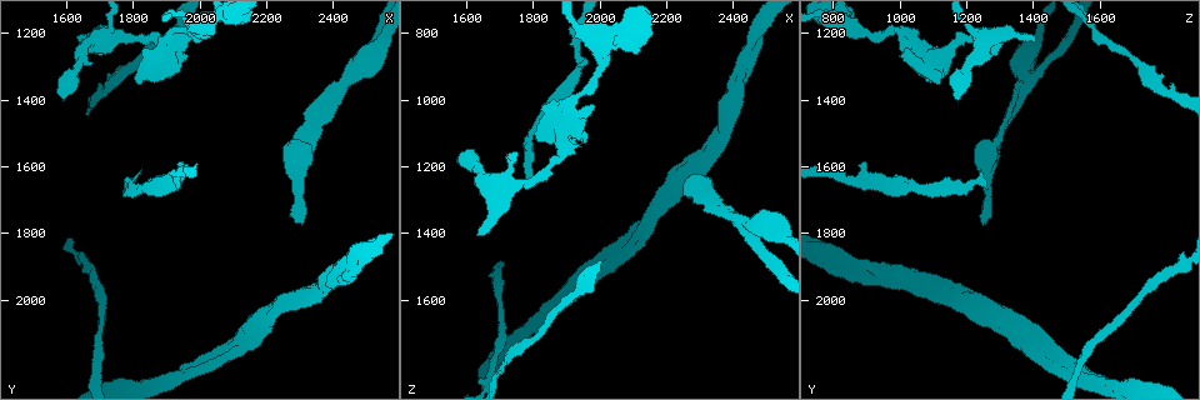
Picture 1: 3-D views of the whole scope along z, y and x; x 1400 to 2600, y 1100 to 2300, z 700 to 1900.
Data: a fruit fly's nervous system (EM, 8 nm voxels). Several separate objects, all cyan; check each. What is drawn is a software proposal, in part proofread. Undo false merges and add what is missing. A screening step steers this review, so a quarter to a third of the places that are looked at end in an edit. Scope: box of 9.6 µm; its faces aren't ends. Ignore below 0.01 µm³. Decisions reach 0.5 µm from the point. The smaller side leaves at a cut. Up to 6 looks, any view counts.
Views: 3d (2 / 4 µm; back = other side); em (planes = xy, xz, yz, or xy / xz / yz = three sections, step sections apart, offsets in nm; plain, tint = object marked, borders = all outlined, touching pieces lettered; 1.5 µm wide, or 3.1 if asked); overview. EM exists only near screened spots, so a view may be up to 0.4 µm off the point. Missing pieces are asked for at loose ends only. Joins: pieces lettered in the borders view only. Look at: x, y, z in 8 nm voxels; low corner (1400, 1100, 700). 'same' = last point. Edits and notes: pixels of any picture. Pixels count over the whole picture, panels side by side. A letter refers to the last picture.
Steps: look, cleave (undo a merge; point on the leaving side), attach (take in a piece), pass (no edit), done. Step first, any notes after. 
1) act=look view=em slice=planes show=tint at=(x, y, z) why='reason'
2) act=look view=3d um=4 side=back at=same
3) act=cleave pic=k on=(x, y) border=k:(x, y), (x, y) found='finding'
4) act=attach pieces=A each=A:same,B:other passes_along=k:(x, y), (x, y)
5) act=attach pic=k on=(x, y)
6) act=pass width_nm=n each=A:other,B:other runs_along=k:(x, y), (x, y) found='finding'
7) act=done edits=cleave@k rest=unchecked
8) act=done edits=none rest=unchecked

act=look view=3d um=2 side=back at=(1630, 1310, 1190) why='narrows sharply'

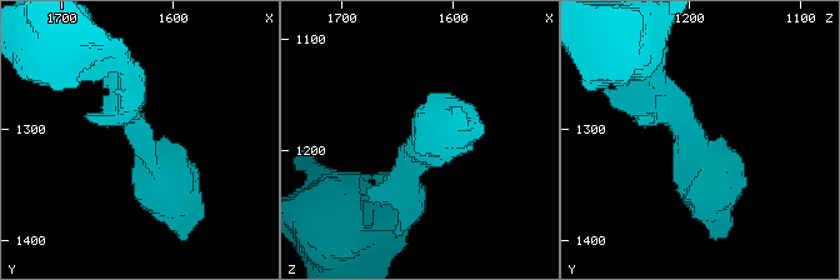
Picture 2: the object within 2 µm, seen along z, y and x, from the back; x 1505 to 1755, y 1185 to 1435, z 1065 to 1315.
act=look view=em slice=planes show=tint at=(1630, 1312, 1196)

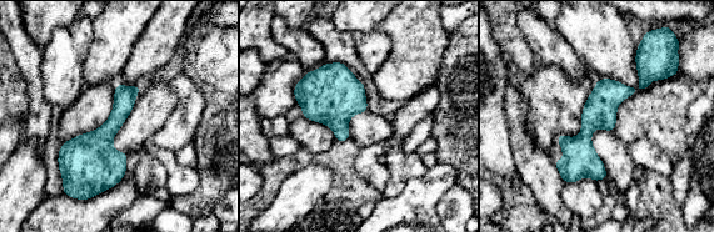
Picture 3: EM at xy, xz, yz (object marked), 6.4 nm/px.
act=look view=em slice=planes show=borders at=same why='what lies round it'

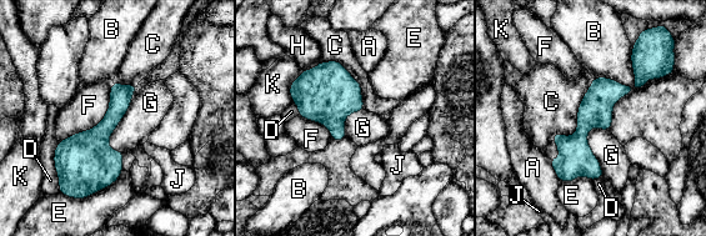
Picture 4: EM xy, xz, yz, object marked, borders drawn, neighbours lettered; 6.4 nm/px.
act=pass each=A:other,B:other,C:other,D:other,E:other,F:other,G:other,H:other,J:other,K:other runs_along=4:(642, 56), (640, 81), (585, 122), (561, 177) found='continuous, no second neuron'

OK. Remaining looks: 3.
act=look view=3d um=2 at=(1820, 1620, 1250) why='branch stops here'

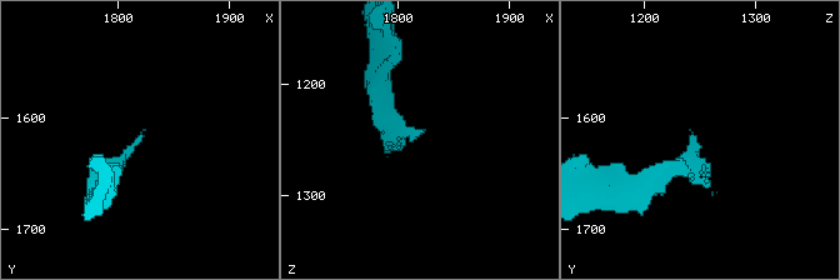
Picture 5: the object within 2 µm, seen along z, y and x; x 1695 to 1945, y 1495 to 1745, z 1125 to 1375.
act=look view=em slice=planes show=tint at=(1824, 1610, 1240)

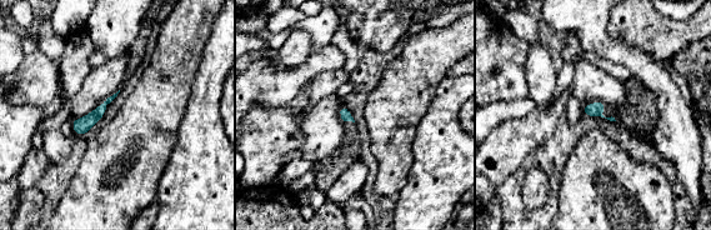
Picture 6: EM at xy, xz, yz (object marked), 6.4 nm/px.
act=look view=em slice=planes show=borders at=same

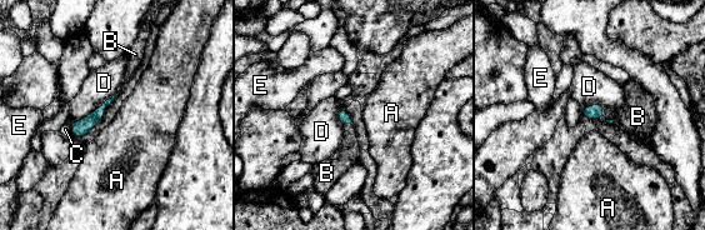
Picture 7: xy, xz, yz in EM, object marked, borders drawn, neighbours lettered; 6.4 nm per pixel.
act=attach pic=7 on=(638, 116) each=A:other,B:same,C:other,D:other,E:other found='the neuron continues'

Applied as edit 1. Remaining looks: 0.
act=done edits=attach@7 rest=unchecked

